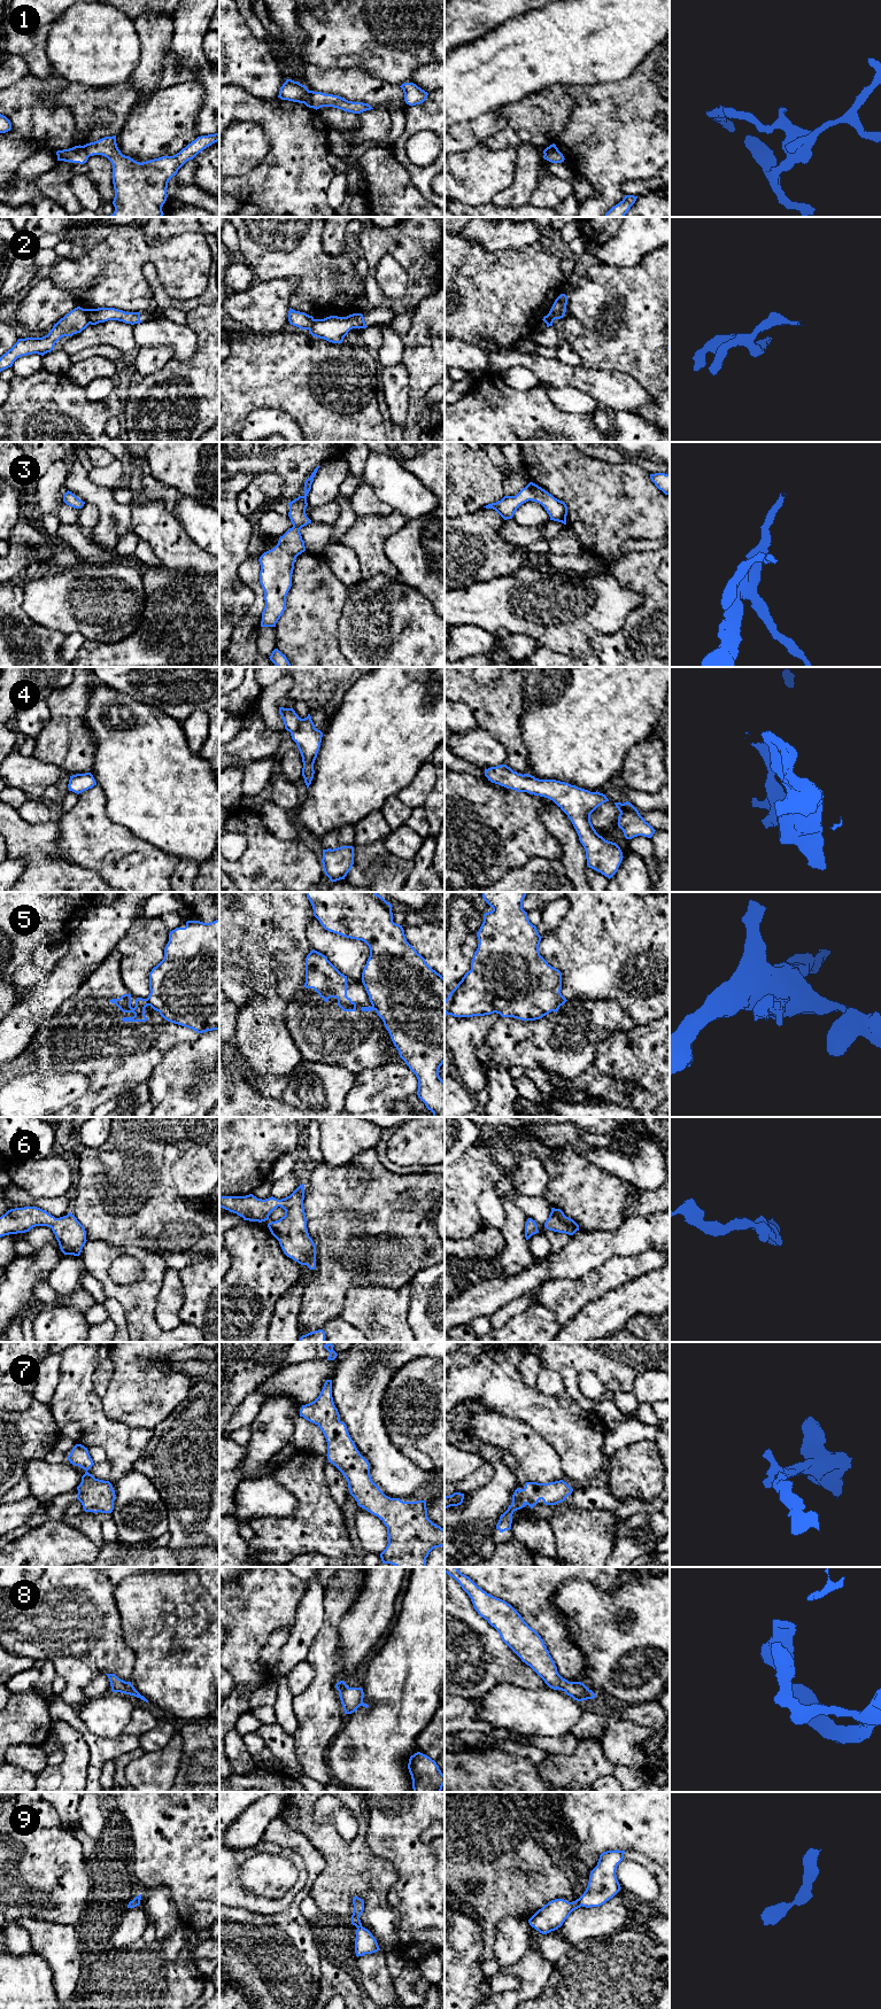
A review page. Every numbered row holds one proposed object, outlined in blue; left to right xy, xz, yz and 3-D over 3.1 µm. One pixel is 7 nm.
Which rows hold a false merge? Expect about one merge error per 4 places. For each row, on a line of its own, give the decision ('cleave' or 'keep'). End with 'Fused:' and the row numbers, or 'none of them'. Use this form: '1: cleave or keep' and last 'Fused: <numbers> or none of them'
1: cleave
2: cleave
3: keep
4: keep
5: cleave
6: keep
7: keep
8: keep
9: keep
Fused: 1, 2, 5

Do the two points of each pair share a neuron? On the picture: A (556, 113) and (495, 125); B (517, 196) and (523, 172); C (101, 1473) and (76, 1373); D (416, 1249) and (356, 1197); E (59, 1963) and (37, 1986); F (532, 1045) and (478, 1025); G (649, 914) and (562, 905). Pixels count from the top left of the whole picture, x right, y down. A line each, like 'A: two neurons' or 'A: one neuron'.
A: two neurons
B: one neuron
C: two neurons
D: one neuron
E: two neurons
F: two neurons
G: two neurons

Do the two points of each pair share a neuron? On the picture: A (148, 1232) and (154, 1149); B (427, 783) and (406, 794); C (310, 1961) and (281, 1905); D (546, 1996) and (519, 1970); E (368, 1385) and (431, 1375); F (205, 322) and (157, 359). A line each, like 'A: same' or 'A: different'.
A: same
B: same
C: different
D: different
E: different
F: different

